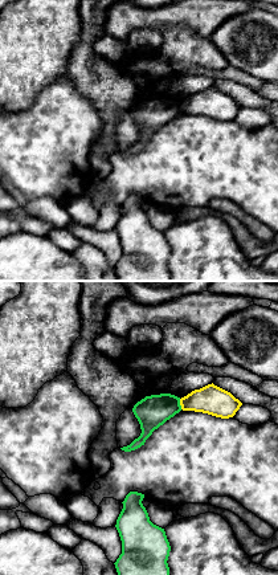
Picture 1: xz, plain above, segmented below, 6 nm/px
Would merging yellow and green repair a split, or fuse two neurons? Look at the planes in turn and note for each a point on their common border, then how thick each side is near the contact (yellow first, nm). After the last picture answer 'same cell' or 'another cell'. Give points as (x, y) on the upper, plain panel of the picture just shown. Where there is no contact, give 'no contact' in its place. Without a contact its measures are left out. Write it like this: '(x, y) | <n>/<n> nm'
(180, 107) | 180/190 nm

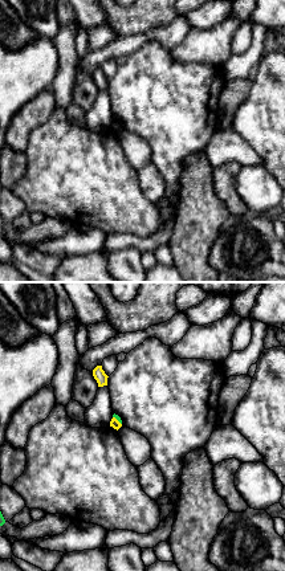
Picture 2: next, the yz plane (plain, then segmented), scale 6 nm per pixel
(117, 123) | 60/20 nm

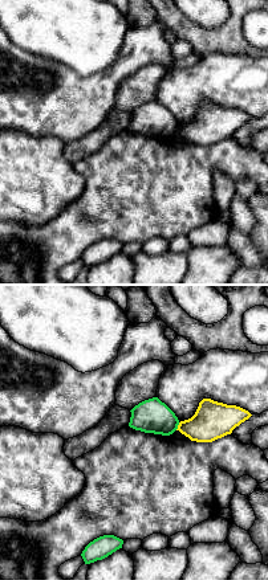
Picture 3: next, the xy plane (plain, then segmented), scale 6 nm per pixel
(178, 130) | 240/200 nm

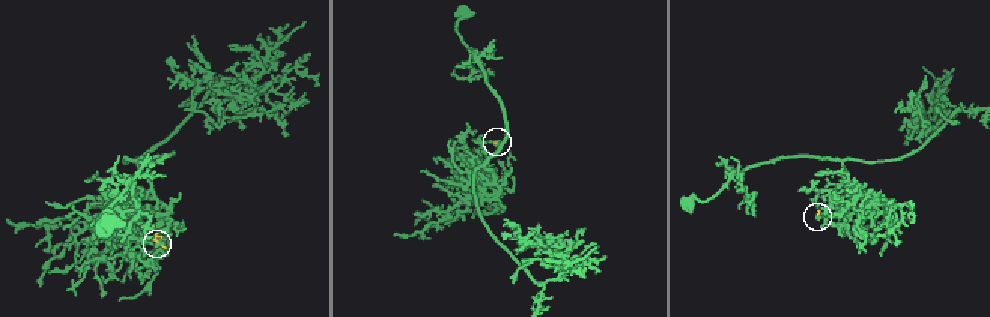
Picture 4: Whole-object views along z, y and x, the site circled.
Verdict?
another cell

